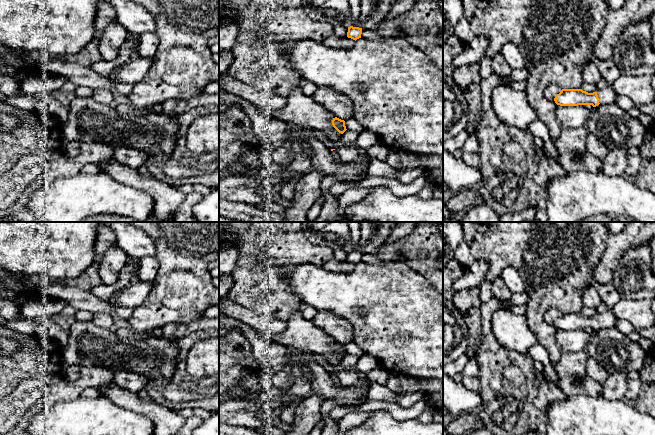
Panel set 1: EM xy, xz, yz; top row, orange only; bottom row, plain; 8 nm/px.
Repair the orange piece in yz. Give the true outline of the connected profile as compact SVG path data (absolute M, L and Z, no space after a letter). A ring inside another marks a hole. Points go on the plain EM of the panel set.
M609 305L605 312L593 317L588 317L582 313L562 313L554 325L560 330L592 329L596 331L599 328L613 328L616 322L617 317Z

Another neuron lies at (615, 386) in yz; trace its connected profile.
M627 371L608 374L607 379L602 384L602 396L610 401L624 401L628 380L629 376Z

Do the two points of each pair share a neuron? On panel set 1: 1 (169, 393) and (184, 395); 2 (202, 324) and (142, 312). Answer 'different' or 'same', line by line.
1: same
2: different

